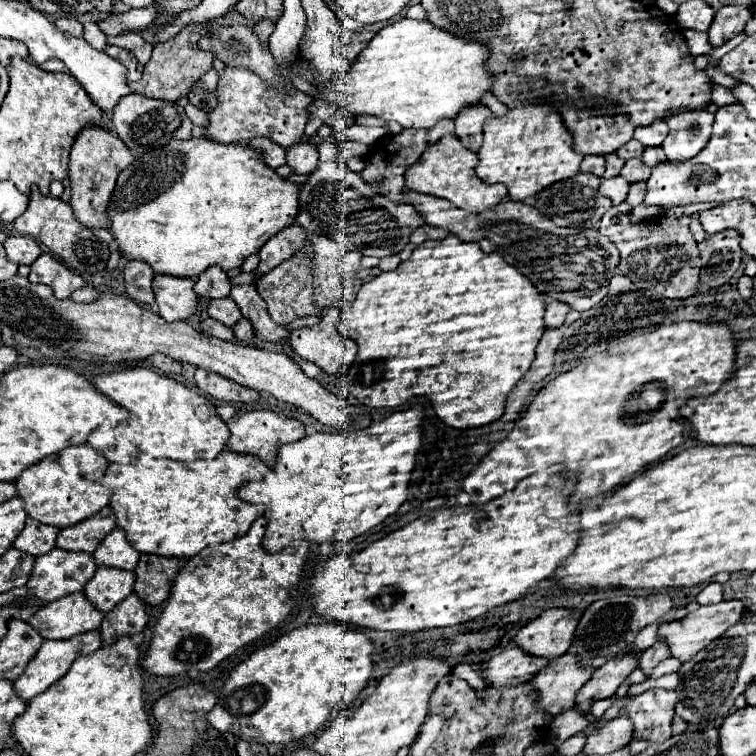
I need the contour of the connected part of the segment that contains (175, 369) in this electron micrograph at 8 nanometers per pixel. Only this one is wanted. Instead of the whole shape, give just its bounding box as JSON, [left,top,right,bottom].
[149,354,181,374]

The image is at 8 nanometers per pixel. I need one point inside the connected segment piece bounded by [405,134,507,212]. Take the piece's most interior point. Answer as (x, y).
(446, 169)

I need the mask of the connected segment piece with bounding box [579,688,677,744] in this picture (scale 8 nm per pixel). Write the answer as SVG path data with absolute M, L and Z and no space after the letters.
M649 688L647 692L639 694L639 696L623 696L623 698L615 698L611 708L603 714L603 718L599 718L595 724L589 724L585 730L579 732L579 736L591 736L593 732L597 732L601 726L605 726L607 722L611 722L613 718L617 718L623 710L627 710L629 720L633 722L633 740L647 740L647 742L663 742L671 736L671 724L673 724L673 716L675 716L675 702L677 702L677 694L673 690L663 690L663 688Z

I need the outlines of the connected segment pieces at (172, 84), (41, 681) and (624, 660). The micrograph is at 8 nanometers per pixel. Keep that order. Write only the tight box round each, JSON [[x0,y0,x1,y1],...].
[[129,24,213,102],[15,630,103,700],[575,652,639,712]]

